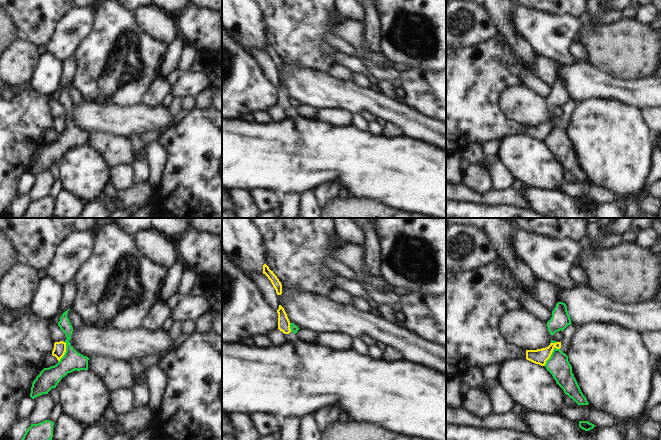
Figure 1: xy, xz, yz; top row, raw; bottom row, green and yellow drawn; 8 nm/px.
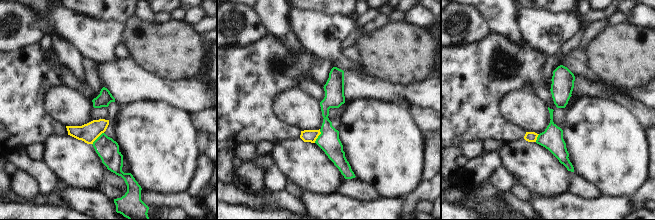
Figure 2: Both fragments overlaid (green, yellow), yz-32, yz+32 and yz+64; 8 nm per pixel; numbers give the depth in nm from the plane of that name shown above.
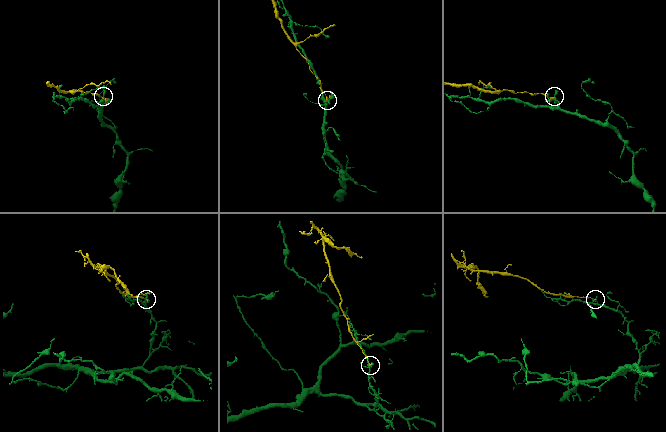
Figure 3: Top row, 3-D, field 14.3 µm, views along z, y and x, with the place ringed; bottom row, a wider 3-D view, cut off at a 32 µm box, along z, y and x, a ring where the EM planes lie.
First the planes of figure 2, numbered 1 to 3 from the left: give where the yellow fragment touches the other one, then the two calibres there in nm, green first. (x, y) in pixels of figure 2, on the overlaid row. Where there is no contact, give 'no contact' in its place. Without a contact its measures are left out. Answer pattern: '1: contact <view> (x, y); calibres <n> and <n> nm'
1: contact yz-32 (97, 138); calibres 180 and 150 nm
2: contact yz+32 (318, 136); calibres 170 and 100 nm
3: contact yz+64 (537, 138); calibres 180 and 80 nm

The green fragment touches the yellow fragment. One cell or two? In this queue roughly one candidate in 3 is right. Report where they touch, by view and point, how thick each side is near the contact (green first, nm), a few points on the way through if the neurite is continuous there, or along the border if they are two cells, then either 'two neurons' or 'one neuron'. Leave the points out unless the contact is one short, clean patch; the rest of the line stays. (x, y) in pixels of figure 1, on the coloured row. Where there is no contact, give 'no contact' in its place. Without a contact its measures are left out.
meets green in yz at (551, 355); 180 nm thick on the green side, 120 nm on the other; two neurons

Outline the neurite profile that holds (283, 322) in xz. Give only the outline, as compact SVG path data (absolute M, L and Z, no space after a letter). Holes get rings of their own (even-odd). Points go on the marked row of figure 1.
M279 305L278 313L278 327L274 330L268 332L265 336L270 340L272 346L278 346L284 344L286 341L284 339L285 334L291 332L290 321L284 308Z

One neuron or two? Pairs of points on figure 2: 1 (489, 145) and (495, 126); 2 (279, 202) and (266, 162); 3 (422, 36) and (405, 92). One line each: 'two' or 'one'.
1: two
2: two
3: two

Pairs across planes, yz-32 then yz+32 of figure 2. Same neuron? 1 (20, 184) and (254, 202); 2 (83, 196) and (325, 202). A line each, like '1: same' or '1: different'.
1: different
2: same

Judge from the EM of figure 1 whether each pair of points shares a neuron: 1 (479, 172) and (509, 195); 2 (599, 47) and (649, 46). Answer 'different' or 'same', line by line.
1: different
2: same

